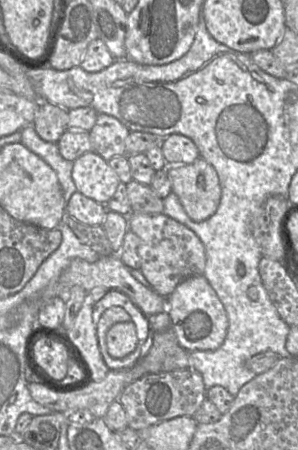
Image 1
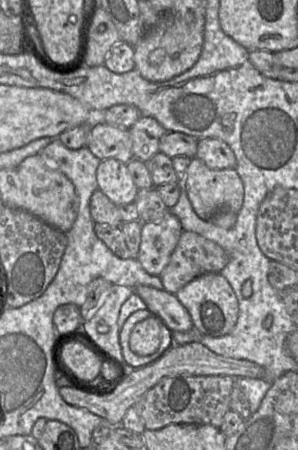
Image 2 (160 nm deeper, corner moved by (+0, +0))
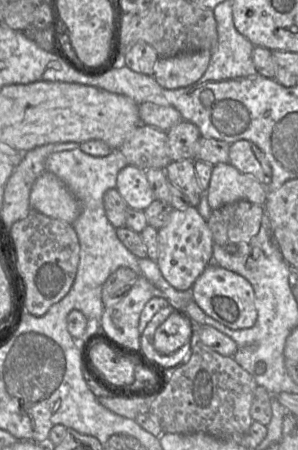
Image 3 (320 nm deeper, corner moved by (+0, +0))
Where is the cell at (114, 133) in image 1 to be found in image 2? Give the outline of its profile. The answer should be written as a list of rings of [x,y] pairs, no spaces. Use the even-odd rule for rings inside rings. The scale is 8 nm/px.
[[[141,117],[128,129],[128,133],[132,141],[133,157],[146,162],[159,152],[160,139],[167,131],[154,118]]]

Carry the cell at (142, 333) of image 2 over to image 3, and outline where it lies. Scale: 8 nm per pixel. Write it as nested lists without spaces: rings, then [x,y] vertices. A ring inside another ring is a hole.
[[[182,313],[171,314],[155,331],[153,346],[161,354],[178,351],[191,339],[193,322]]]

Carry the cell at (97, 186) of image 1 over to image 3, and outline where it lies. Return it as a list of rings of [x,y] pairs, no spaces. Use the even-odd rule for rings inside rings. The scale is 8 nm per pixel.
[[[127,165],[120,170],[115,187],[128,207],[144,211],[156,198],[146,176],[146,170]]]

